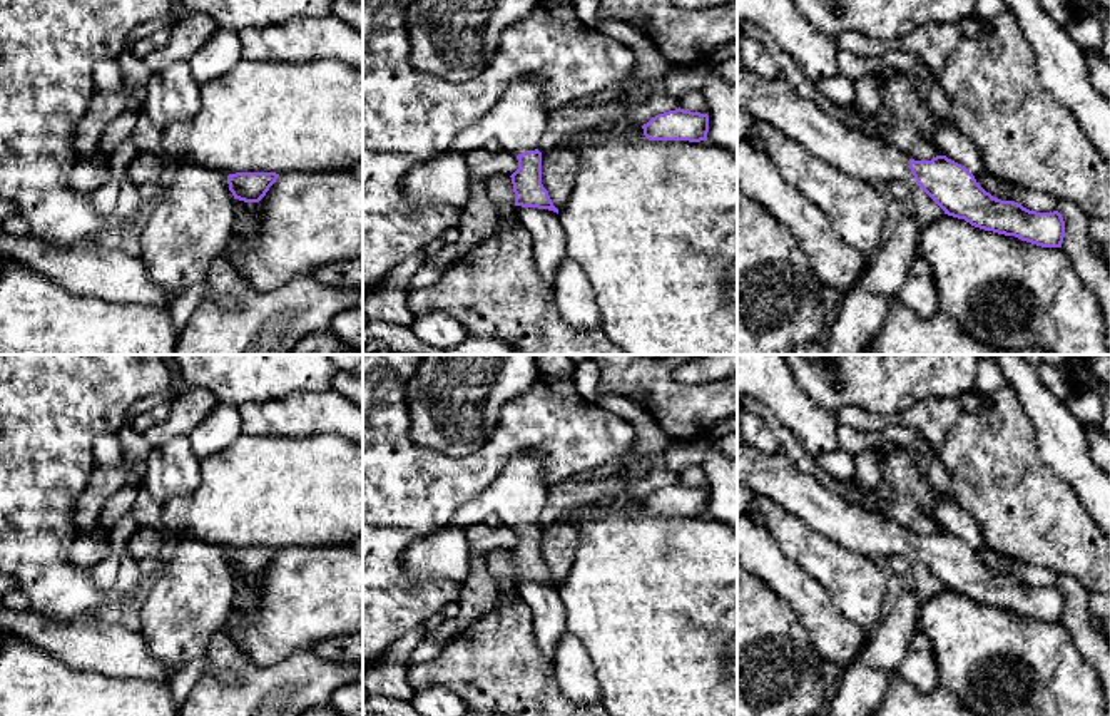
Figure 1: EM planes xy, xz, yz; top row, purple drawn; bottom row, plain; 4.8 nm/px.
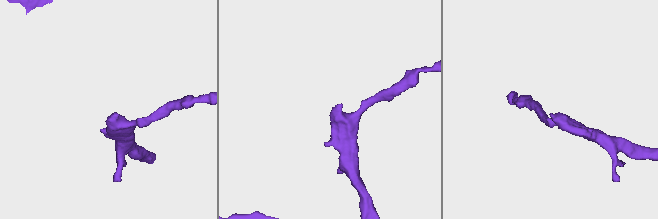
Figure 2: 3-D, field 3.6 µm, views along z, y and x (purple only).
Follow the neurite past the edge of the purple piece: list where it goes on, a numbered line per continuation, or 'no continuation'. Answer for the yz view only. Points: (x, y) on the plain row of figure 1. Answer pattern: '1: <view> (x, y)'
1: yz (824, 511)

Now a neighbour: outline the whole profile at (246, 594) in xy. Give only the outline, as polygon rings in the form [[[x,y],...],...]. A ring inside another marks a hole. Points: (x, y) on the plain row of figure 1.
[[[236,574],[234,609],[251,612],[259,599],[257,577]]]

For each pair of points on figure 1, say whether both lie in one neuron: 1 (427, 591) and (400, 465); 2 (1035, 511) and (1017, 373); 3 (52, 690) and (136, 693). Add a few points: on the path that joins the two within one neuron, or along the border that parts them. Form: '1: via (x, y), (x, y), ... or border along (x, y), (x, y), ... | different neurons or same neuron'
1: via (392, 571), (390, 501) | same neuron
2: border along (1007, 385), (1027, 415), (1037, 445) | different neurons
3: via (72, 693), (116, 693) | same neuron

